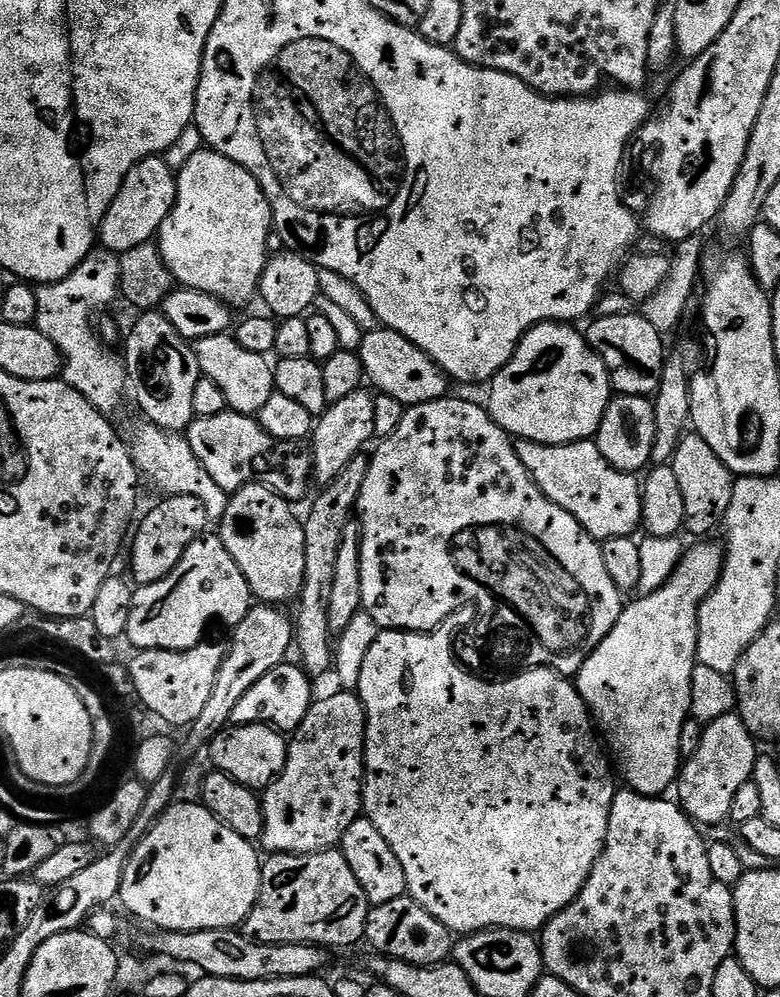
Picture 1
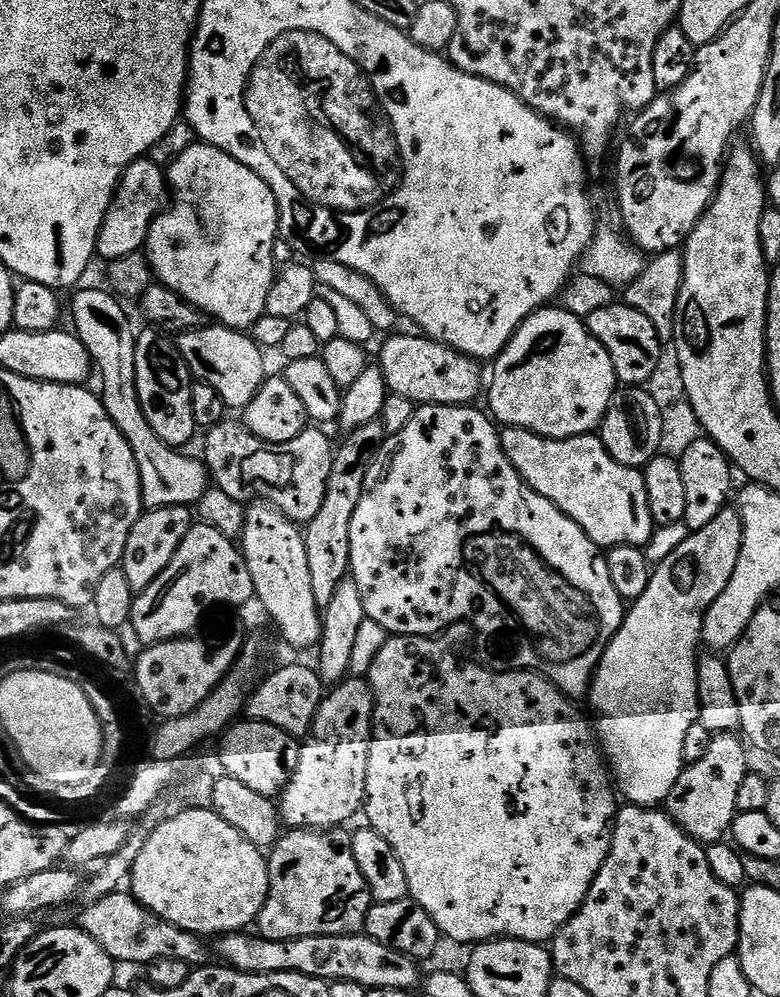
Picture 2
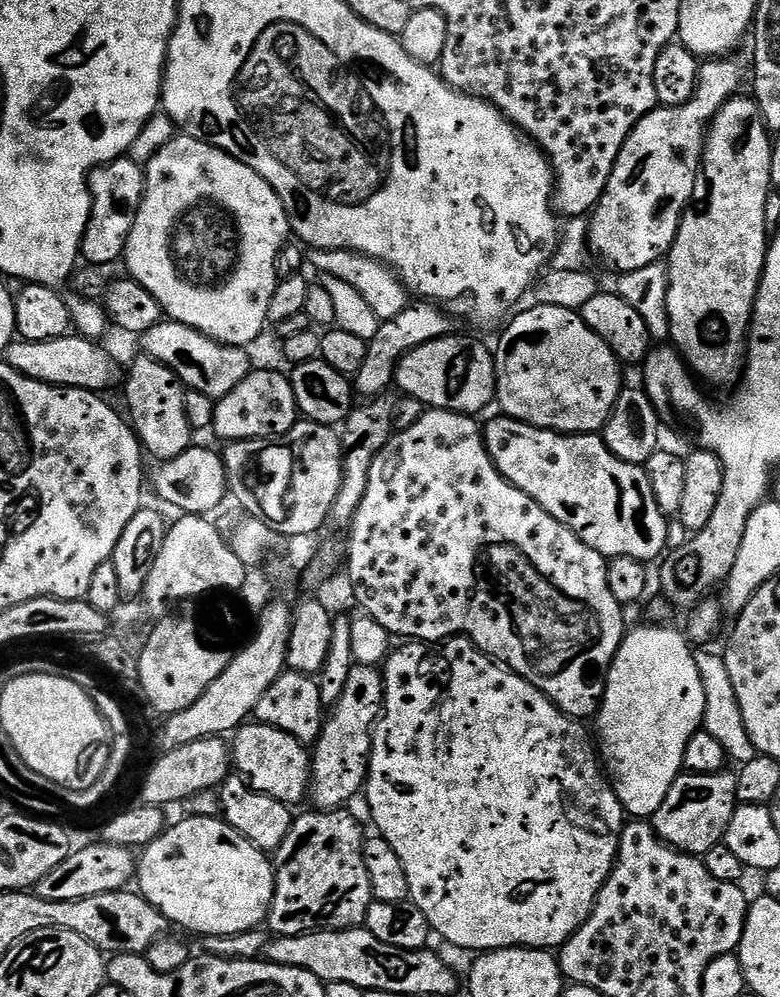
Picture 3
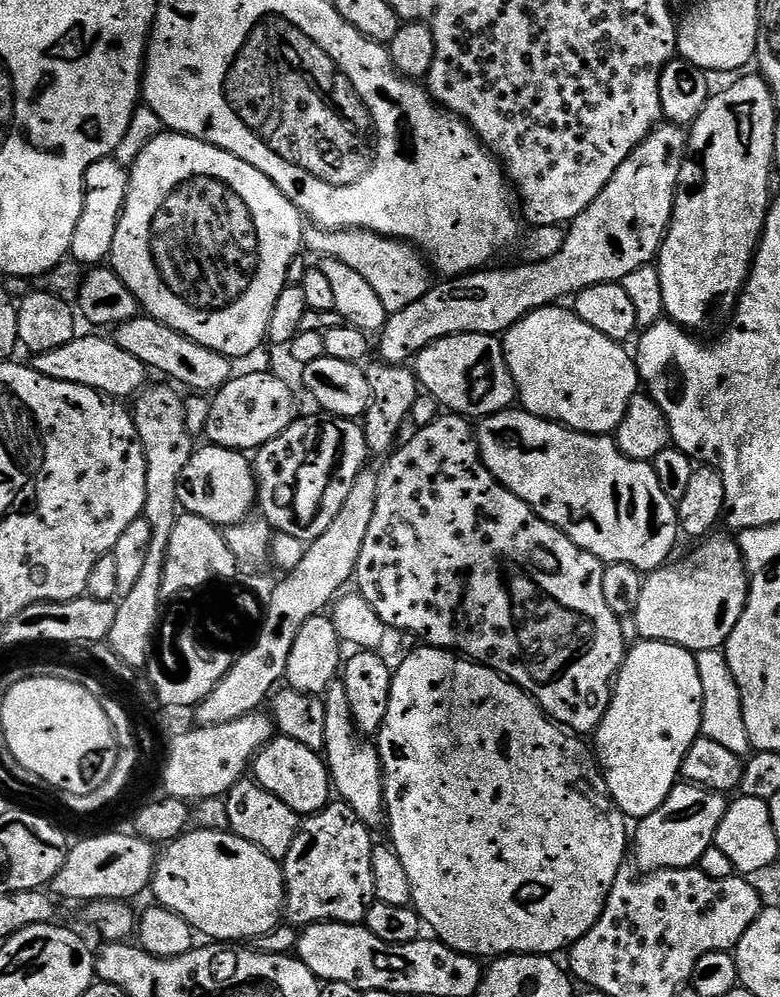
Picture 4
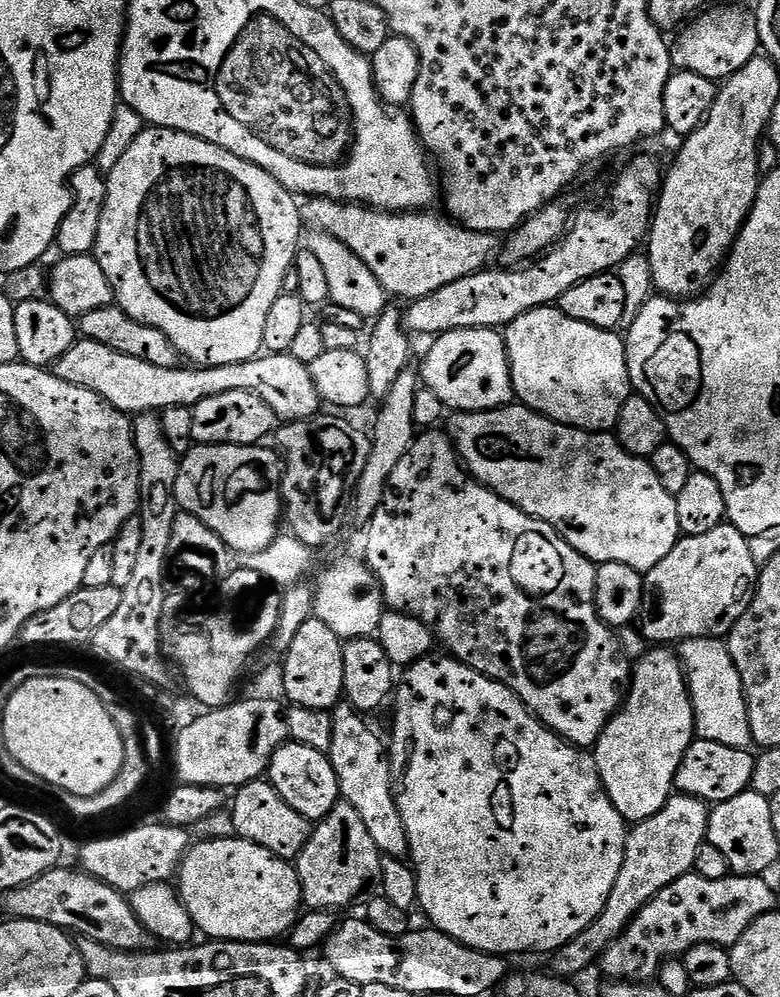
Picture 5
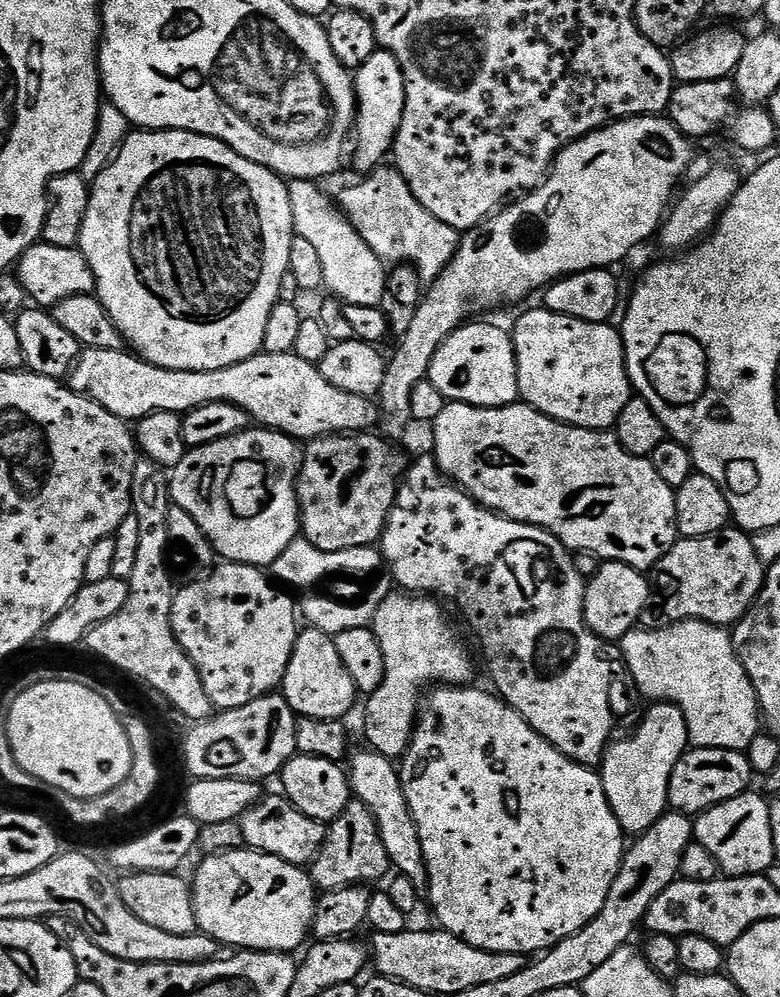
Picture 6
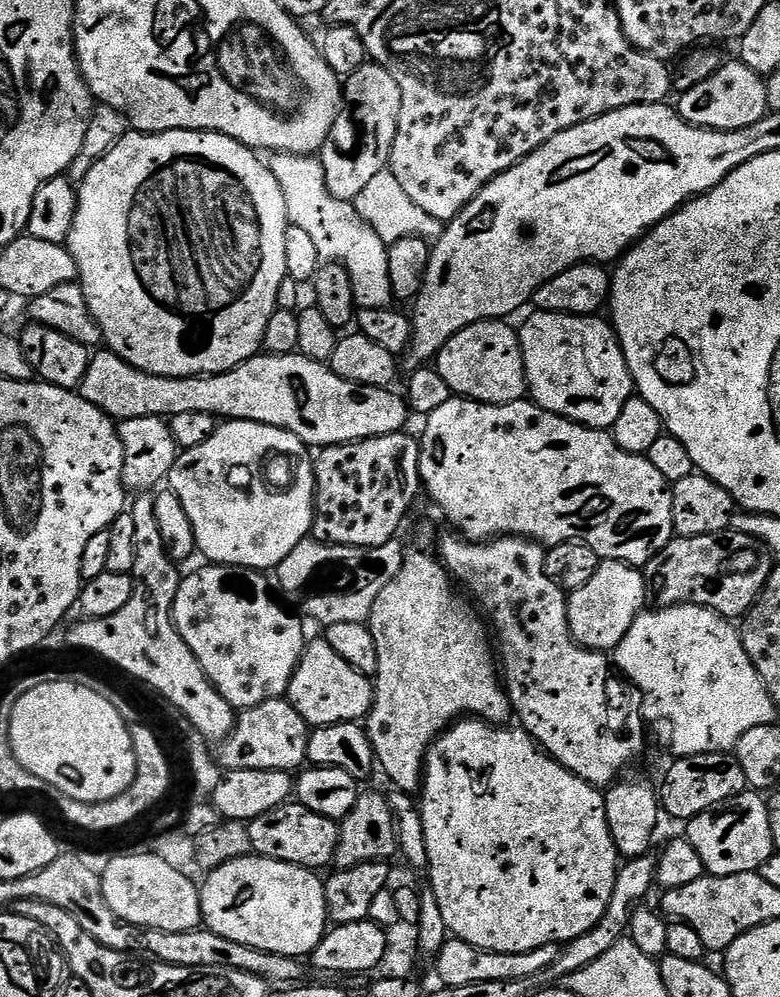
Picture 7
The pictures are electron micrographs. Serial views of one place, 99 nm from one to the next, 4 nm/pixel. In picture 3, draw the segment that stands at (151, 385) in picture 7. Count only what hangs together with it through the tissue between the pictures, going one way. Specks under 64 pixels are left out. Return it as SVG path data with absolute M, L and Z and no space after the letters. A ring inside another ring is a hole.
M69 334L46 342L30 342L17 338L2 353L2 360L23 376L29 376L31 380L55 384L58 388L81 388L87 392L104 394L107 393L107 388L114 387L122 380L122 368L120 372L119 366L112 361L111 354L104 346L103 343L88 340L79 334Z

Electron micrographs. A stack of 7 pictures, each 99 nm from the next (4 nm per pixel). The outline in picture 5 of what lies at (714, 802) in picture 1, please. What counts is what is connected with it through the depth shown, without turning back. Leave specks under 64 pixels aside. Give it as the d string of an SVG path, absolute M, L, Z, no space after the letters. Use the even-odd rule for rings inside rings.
M673 794L664 803L662 810L658 810L658 814L639 821L633 827L636 829L628 832L622 870L618 870L618 882L614 882L614 890L610 890L604 913L589 928L582 930L578 938L558 949L554 956L555 975L576 978L572 976L586 971L591 964L595 965L607 948L628 929L628 923L656 895L695 869L698 850L708 839L709 811L709 805L698 798Z

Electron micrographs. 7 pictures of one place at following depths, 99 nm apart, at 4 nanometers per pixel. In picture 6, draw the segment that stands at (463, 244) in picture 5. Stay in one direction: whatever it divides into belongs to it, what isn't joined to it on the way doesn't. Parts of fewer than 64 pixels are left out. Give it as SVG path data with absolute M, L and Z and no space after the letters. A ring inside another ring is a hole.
M381 166L360 178L357 184L342 189L340 196L338 195L338 207L352 223L354 230L358 230L362 242L366 242L366 246L370 246L370 250L374 250L374 254L378 254L378 258L384 261L385 265L410 264L425 282L438 279L442 270L446 270L446 266L456 257L461 233L446 226L446 222L438 222L438 218L434 218L434 214L430 214L430 210L426 210L426 206L422 206L418 198L414 198L410 186L406 186L402 174L397 172L395 167Z

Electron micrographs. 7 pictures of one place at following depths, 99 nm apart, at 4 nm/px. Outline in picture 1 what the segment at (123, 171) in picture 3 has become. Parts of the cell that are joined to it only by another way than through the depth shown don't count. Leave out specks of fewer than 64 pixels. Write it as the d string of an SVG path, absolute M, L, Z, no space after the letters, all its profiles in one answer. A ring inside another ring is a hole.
M163 155L147 156L134 165L122 182L122 190L118 190L114 202L110 202L110 210L106 210L102 218L99 243L109 252L123 254L155 241L162 222L166 222L176 204L176 178L177 173L166 166Z

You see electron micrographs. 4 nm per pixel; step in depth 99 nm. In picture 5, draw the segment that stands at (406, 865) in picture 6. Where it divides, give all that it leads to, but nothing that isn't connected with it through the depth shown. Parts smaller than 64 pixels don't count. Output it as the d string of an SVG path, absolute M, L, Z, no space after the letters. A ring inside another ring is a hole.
M341 702L331 709L331 713L334 722L334 742L330 742L330 750L326 755L328 761L334 766L343 803L354 806L354 810L358 810L366 830L370 833L370 838L378 846L381 855L405 859L408 856L409 840L406 838L402 816L398 813L398 802L392 783L392 762L385 741L384 744L380 741L379 734L364 721L367 719L353 704Z

